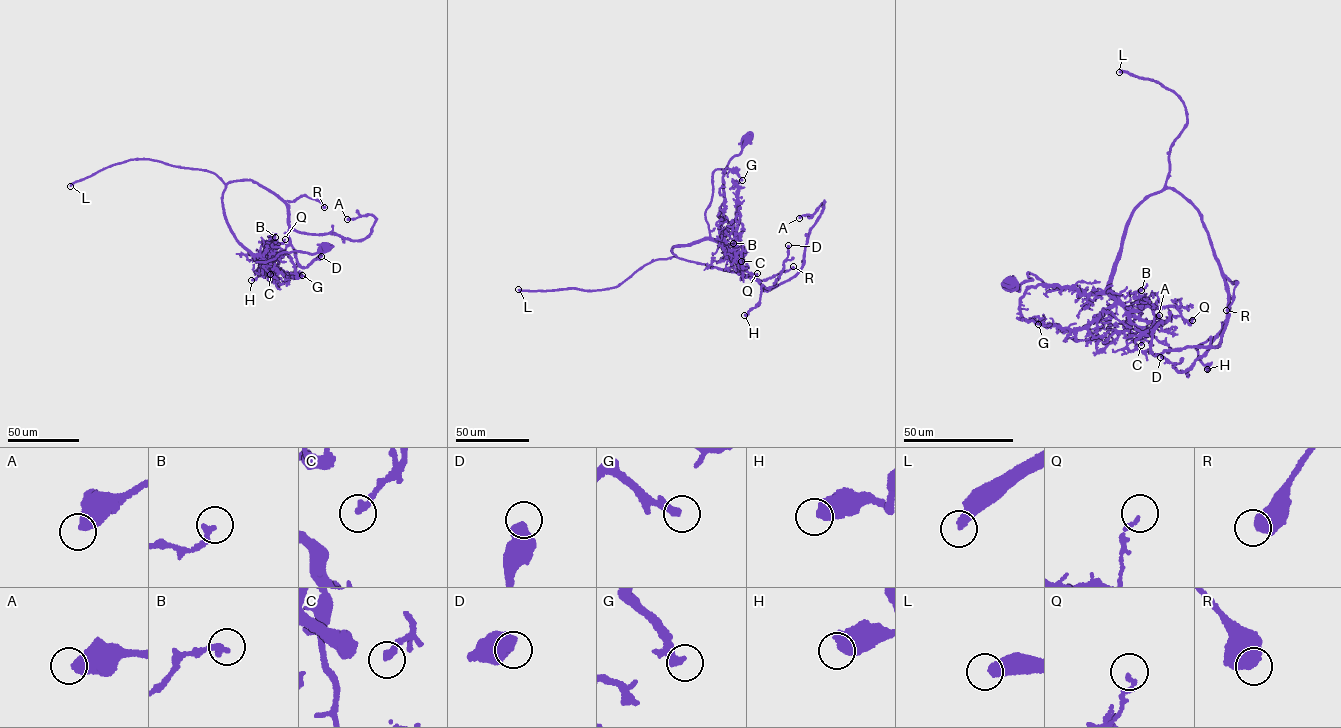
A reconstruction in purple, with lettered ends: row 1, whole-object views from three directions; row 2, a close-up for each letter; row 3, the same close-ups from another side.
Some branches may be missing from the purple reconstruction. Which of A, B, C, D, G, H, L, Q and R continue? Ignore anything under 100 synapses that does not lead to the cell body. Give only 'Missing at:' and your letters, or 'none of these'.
Missing at: L

